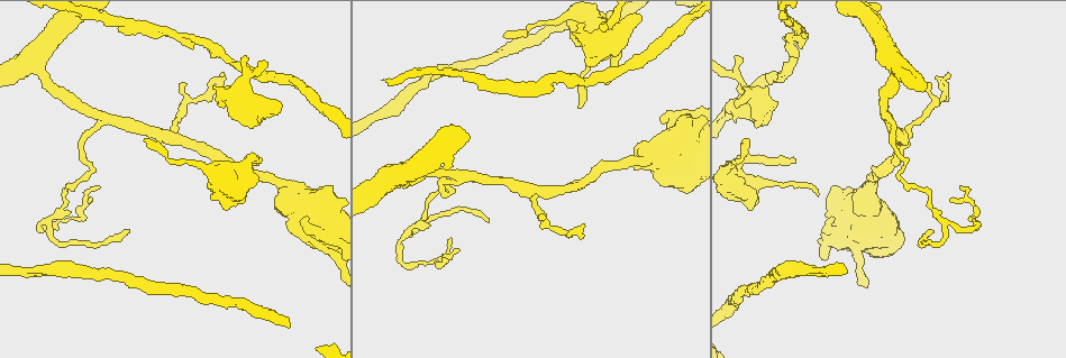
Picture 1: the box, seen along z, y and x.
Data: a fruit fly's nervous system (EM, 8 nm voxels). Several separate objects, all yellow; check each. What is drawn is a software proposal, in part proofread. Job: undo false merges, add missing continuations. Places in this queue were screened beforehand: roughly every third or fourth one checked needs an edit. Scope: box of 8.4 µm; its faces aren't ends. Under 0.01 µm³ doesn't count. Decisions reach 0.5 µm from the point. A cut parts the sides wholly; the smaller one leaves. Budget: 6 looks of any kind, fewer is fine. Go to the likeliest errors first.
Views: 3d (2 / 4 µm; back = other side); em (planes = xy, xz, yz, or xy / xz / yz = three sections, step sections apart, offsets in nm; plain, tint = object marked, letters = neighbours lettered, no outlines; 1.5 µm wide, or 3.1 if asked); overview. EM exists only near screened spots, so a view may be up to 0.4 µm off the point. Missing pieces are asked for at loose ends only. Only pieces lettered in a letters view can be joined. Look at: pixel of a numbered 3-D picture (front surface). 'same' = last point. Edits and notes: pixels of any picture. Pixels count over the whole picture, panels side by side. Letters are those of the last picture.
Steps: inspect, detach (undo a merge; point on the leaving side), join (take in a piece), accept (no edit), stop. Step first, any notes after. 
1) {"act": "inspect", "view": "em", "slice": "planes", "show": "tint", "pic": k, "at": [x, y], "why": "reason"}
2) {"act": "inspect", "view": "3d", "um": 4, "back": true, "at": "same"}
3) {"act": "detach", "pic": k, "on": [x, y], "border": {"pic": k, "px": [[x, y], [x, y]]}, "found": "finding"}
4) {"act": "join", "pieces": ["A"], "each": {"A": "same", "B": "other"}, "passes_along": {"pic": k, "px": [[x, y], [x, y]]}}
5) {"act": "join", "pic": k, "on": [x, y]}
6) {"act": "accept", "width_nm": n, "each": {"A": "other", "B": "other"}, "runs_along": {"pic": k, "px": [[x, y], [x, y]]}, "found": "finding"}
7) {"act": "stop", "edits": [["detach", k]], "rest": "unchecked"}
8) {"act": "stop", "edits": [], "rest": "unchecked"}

{"act": "inspect", "view": "em", "slice": "planes", "show": "letters", "pic": 1, "at": [582, 27], "why": "an open end"}

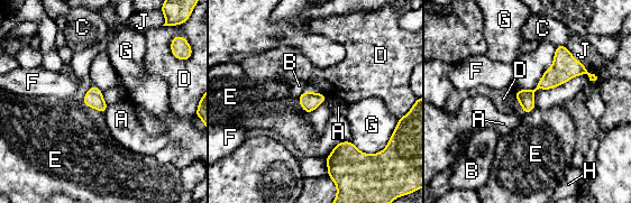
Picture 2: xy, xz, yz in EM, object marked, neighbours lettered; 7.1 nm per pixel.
{"act": "accept", "each": {"A": "other", "B": "other", "C": "other", "D": "other", "E": "other", "F": "other", "G": "other", "H": "other", "J": "other"}, "runs_along": {"pic": 2, "px": [[592, 76], [561, 71], [519, 97]]}, "found": "none of them fits"}

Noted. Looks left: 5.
{"act": "inspect", "view": "3d", "um": 2, "back": true, "pic": 1, "at": [793, 159], "why": "an open end"}

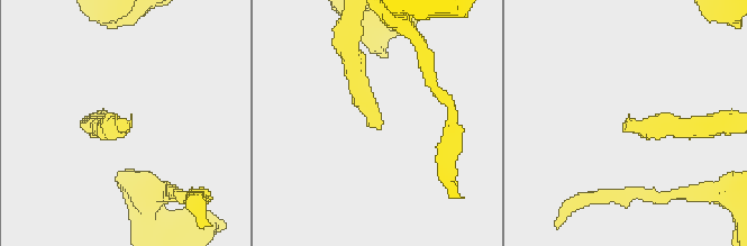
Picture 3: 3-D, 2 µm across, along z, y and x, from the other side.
{"act": "inspect", "view": "em", "slice": "planes", "show": "letters", "pic": 3, "at": [131, 126], "why": "now the EM"}

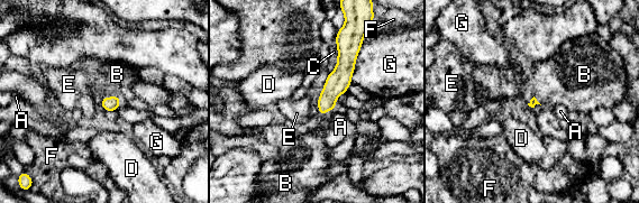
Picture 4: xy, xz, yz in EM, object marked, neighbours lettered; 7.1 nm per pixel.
{"act": "join", "pieces": ["B"], "each": {"A": "other", "B": "same", "C": "other", "D": "other", "E": "other", "F": "other", "G": "other"}, "passes_along": {"pic": 4, "px": [[338, 81], [326, 112], [311, 144]]}, "found": "it goes on there"}

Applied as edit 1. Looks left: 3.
{"act": "stop", "edits": [["join", 4]], "rest": "unchecked"}

